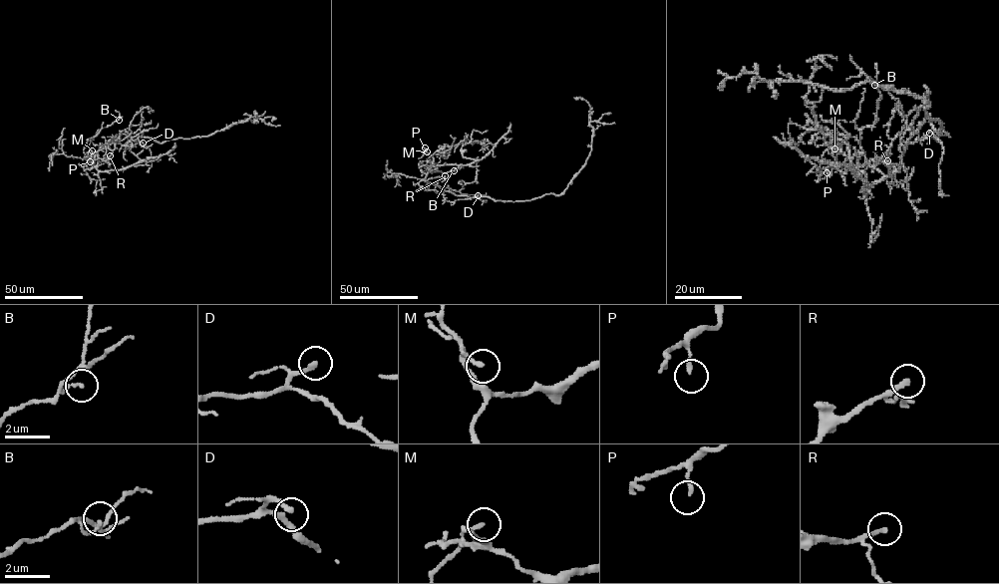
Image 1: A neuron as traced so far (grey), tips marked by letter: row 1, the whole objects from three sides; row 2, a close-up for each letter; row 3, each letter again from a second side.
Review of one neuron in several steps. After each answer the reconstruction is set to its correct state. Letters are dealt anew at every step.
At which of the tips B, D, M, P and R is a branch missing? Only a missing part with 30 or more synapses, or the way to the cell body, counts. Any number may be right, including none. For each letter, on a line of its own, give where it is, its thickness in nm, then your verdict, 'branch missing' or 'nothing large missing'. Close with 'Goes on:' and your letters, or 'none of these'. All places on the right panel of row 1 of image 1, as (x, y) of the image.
B: place (874, 85); calibre 120 nm; nothing large missing
D: place (929, 133); calibre 200 nm; nothing large missing
M: place (834, 148); calibre 170 nm; nothing large missing
P: place (827, 172); calibre 170 nm; nothing large missing
R: place (887, 160); calibre 200 nm; branch missing
Goes on: R

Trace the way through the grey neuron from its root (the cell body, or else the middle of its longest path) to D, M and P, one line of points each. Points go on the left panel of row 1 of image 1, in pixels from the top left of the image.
D: (147, 138), (121, 134), (99, 146), (115, 141), (124, 145), (143, 143)
M: (147, 138), (121, 134), (111, 140), (91, 159), (96, 166), (99, 154), (92, 150)
P: (147, 138), (121, 134), (94, 155), (91, 161), (96, 166), (99, 158), (96, 151), (92, 152), (90, 161)

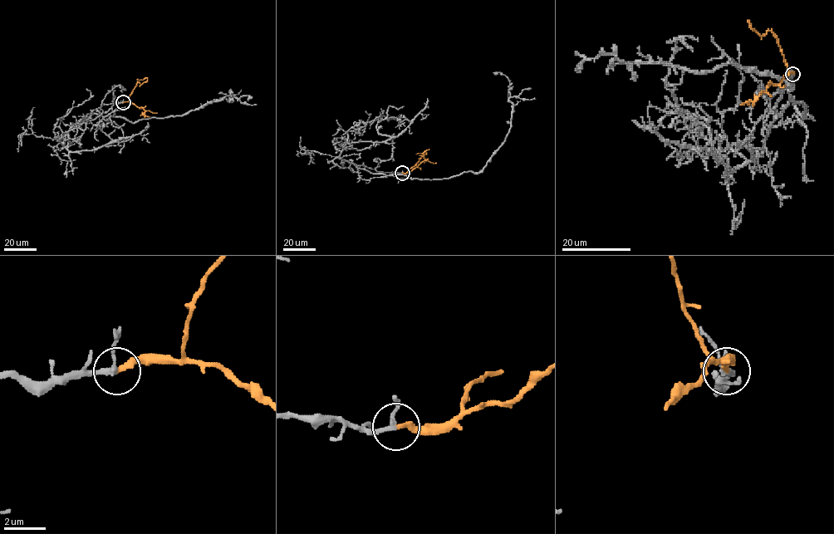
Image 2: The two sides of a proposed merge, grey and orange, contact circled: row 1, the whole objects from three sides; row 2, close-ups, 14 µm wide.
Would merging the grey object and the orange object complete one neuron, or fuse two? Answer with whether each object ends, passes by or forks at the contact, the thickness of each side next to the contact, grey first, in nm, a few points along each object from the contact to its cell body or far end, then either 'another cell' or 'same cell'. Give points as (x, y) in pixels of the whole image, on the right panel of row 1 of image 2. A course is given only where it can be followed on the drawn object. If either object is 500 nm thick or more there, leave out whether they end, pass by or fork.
grey passes by; orange ends; calibres 200 and 280 nm; course grey (792, 74), (777, 115), (793, 97), (804, 116), (789, 85), (737, 66), (696, 71), (600, 53), (577, 71); course orange (792, 74), (775, 34), (768, 30), (760, 35), (748, 22), (751, 24); same cell

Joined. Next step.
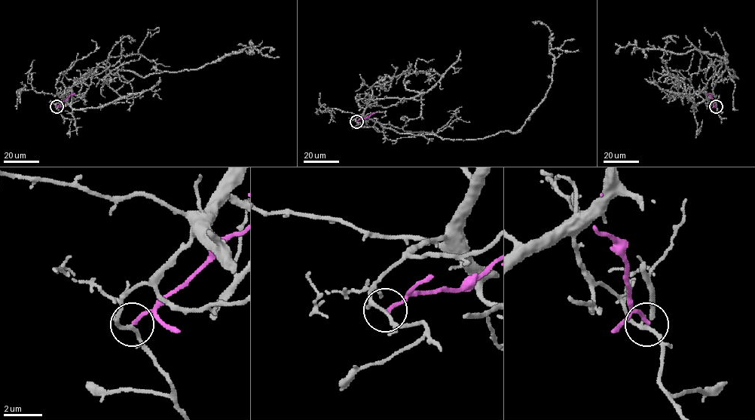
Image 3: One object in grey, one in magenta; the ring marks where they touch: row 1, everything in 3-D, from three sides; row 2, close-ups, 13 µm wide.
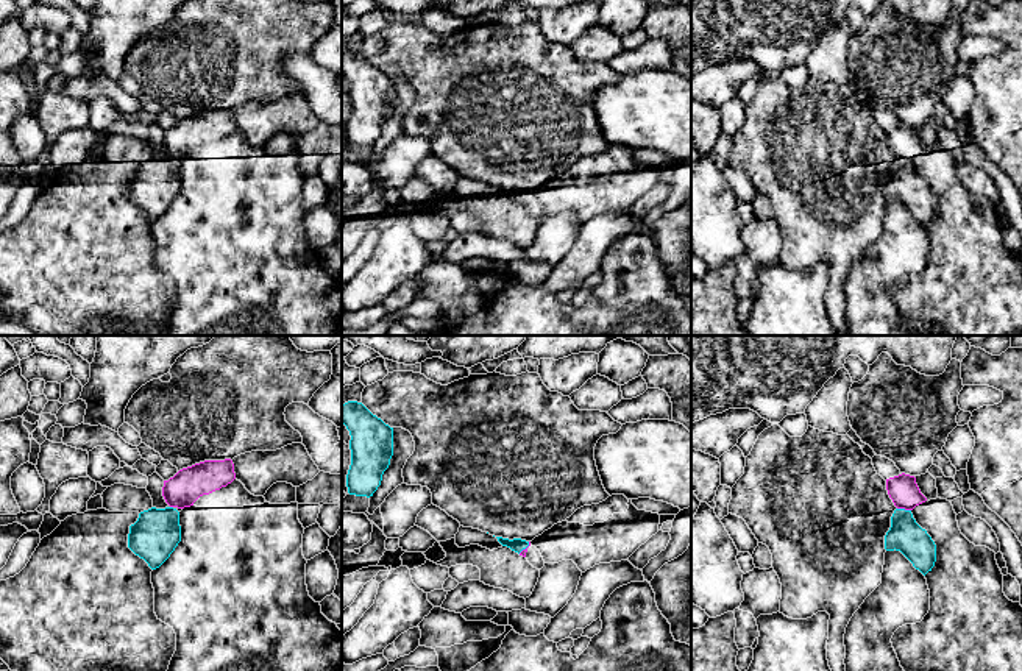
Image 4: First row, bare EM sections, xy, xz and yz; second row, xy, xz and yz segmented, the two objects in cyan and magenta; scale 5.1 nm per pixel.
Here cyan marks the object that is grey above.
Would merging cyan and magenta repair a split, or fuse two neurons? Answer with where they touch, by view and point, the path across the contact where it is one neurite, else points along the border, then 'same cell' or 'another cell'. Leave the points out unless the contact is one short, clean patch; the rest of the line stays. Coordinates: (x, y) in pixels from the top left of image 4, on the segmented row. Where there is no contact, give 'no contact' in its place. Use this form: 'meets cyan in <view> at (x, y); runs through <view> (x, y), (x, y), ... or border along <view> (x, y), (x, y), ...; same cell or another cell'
meets cyan in yz at (904, 509); border along yz (897, 507), (910, 511); another cell

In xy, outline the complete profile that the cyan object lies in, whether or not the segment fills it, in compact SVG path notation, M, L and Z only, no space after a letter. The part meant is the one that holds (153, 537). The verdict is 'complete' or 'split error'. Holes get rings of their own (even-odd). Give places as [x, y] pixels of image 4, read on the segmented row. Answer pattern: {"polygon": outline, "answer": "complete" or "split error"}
{"polygon": "M151 507L130 526L128 548L151 570L159 568L181 541L179 512Z", "answer": "complete"}

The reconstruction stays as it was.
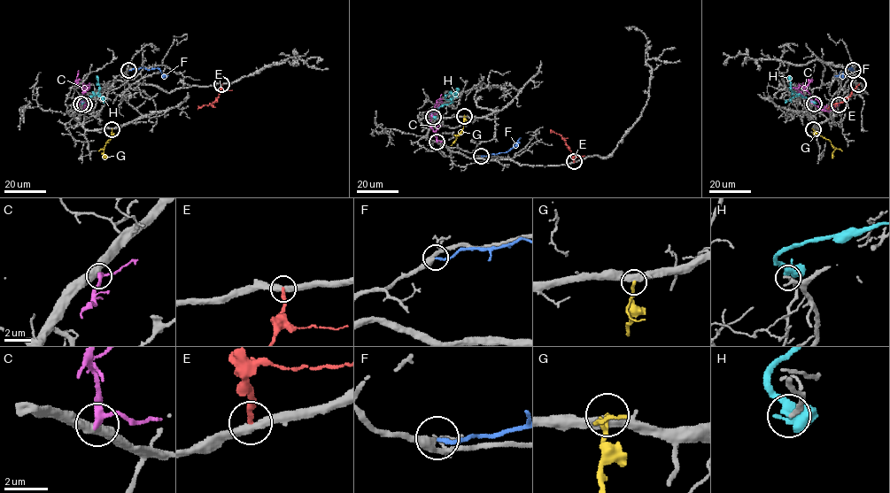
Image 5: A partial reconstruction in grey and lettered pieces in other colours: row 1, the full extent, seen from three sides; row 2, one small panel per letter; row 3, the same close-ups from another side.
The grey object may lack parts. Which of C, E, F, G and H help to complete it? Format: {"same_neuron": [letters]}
{"same_neuron": ["F"]}

